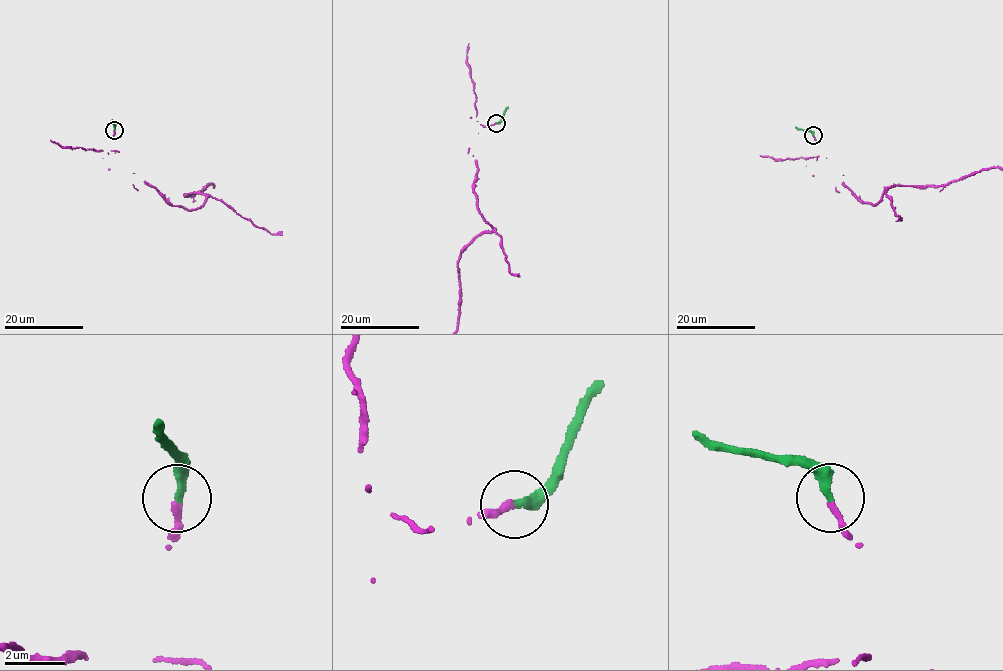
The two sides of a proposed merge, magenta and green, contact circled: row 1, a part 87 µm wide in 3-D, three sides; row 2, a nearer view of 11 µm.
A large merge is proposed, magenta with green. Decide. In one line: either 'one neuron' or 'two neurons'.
one neuron

